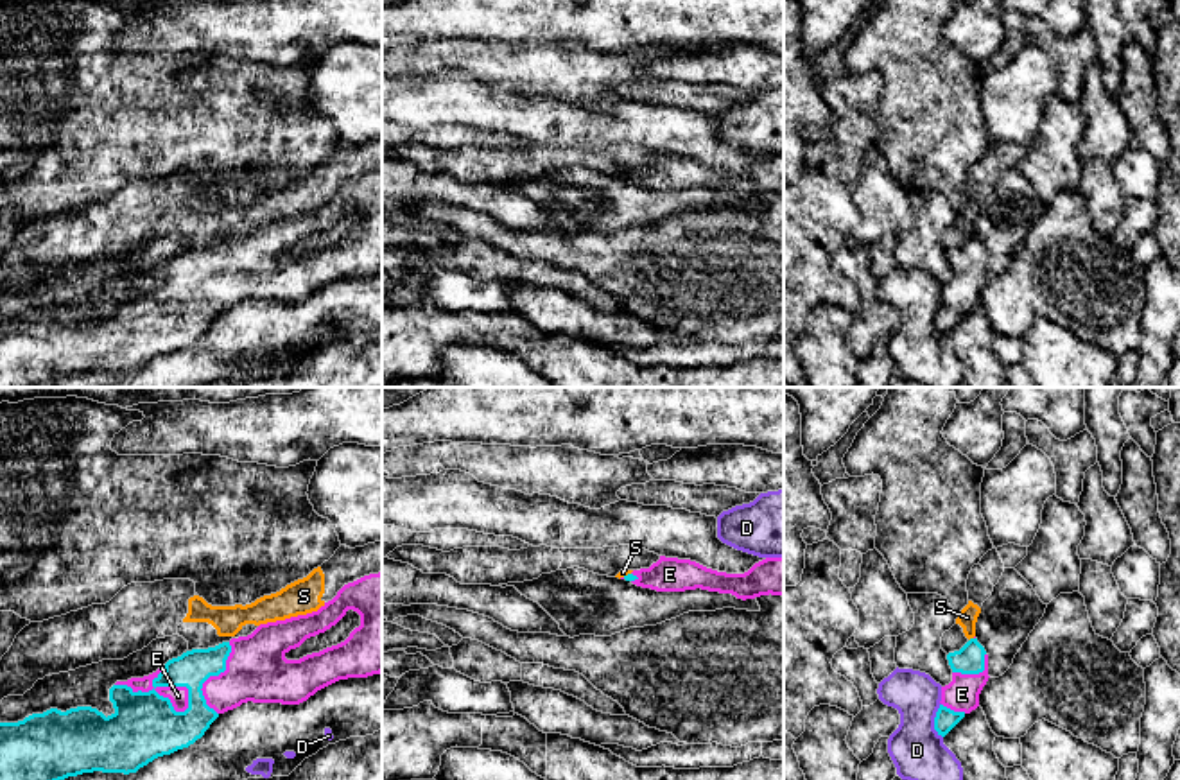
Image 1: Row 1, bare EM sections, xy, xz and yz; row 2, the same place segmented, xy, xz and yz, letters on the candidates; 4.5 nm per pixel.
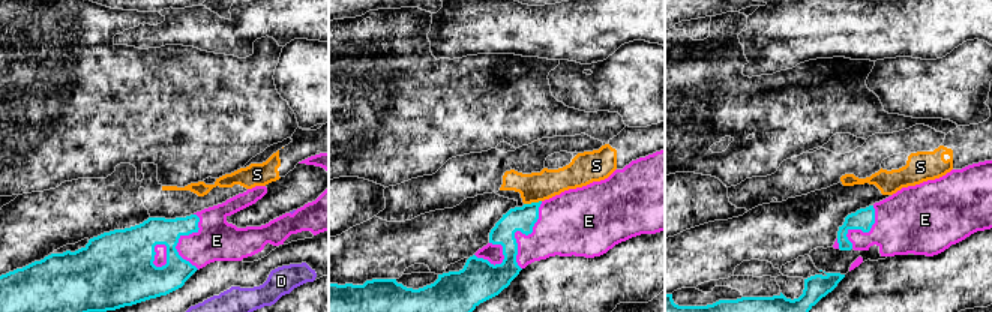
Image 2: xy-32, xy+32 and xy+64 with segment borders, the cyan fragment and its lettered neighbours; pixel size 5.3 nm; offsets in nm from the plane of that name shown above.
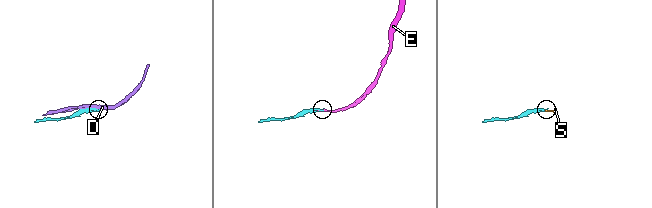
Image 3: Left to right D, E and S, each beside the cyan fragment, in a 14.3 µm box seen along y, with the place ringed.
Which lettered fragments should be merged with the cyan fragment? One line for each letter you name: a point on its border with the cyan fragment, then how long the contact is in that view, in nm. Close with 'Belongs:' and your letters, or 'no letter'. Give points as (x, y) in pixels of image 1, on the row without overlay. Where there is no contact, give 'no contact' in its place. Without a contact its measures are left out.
E: meets cyan in xy at (155, 286); contact 360 nm long
Belongs: E

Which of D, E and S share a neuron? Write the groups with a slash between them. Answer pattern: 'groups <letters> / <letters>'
groups D / E / S

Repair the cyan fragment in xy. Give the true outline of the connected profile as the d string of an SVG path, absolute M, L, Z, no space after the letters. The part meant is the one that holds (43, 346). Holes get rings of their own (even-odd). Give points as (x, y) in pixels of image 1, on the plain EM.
M382 170L364 174L344 183L337 194L325 201L317 210L291 215L285 219L260 222L251 233L231 237L215 246L192 247L169 258L156 271L143 276L117 280L109 287L109 299L115 310L104 314L91 305L77 305L66 310L50 307L43 312L32 312L18 321L0 321L0 387L38 387L68 375L82 371L136 371L158 355L170 353L188 346L204 334L210 323L224 310L242 301L282 301L299 303L317 289L348 276L368 276L382 271ZM348 208L360 213L360 224L350 235L319 251L299 258L287 258L291 247L299 246L307 237L325 231L335 224Z

